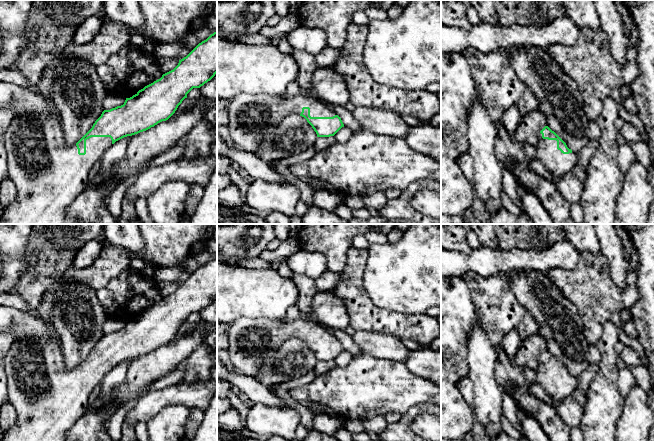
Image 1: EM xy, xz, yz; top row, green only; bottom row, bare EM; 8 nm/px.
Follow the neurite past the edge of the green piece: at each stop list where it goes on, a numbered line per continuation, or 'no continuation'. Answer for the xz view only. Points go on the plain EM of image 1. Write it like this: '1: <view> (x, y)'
1: xz (252, 342)

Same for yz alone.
1: yz (559, 388)

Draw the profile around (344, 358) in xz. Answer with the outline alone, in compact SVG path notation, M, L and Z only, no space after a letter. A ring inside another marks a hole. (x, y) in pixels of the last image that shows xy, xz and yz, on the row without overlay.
M344 350L334 359L334 361L336 366L345 367L352 361L353 358L354 356L350 352Z

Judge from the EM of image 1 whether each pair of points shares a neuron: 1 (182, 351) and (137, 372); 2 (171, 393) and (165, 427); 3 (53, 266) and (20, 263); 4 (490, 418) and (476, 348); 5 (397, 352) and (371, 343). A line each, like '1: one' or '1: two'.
1: one
2: two
3: two
4: one
5: one

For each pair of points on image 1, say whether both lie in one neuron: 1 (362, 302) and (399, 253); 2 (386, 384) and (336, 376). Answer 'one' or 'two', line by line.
1: two
2: one

